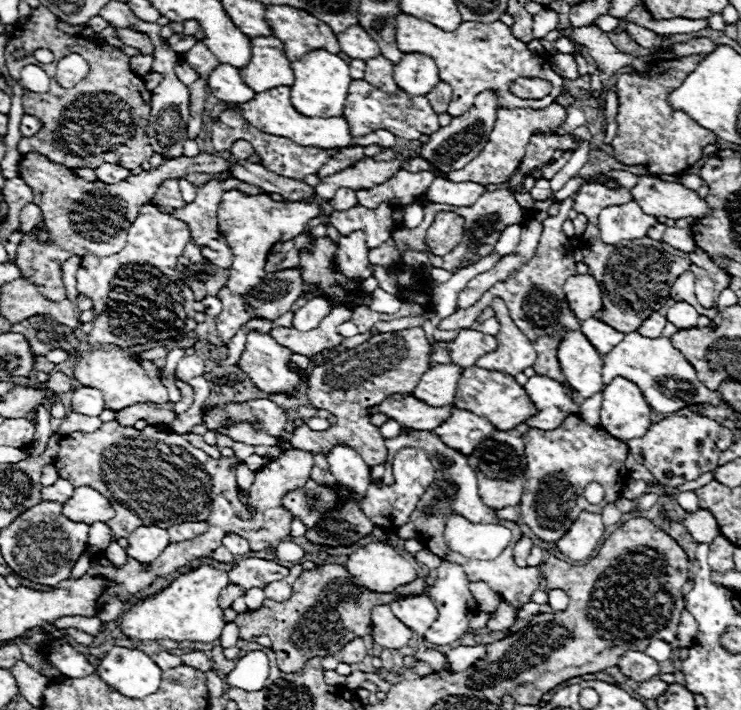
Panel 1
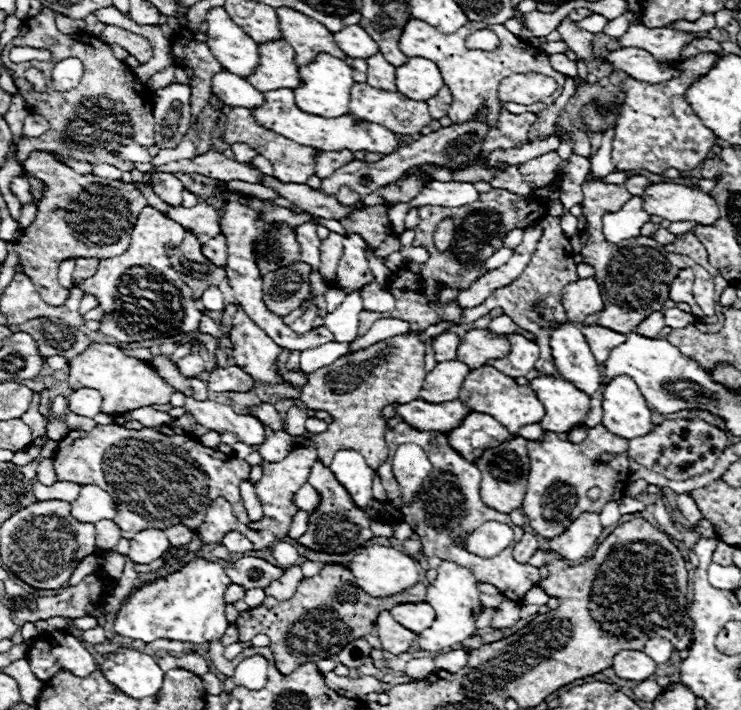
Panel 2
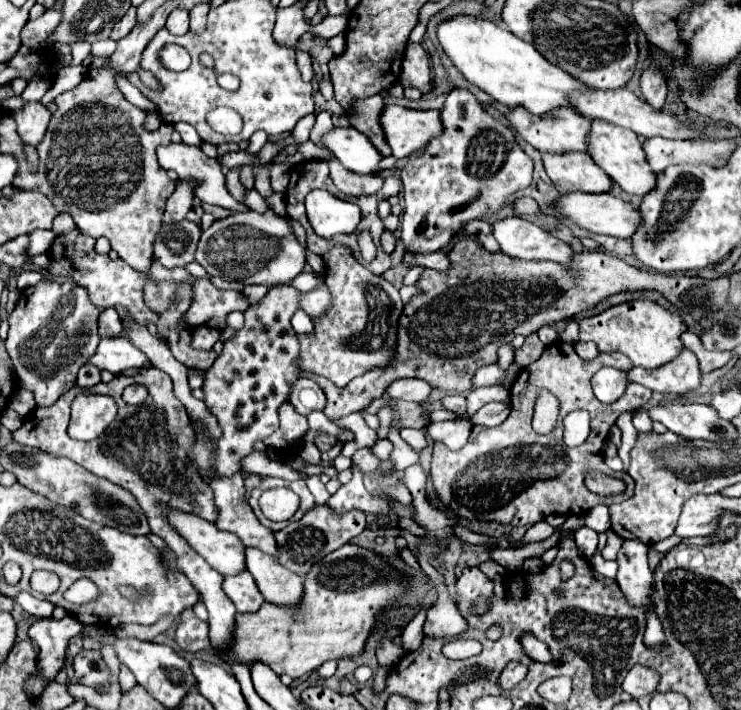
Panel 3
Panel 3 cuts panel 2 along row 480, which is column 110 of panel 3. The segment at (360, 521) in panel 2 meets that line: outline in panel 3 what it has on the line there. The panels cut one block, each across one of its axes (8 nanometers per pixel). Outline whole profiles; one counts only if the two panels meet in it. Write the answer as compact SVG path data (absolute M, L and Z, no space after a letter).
M108 308L108 310L100 316L98 324L100 324L100 336L104 336L104 338L122 336L122 324L118 322L118 314L116 314L114 308Z

